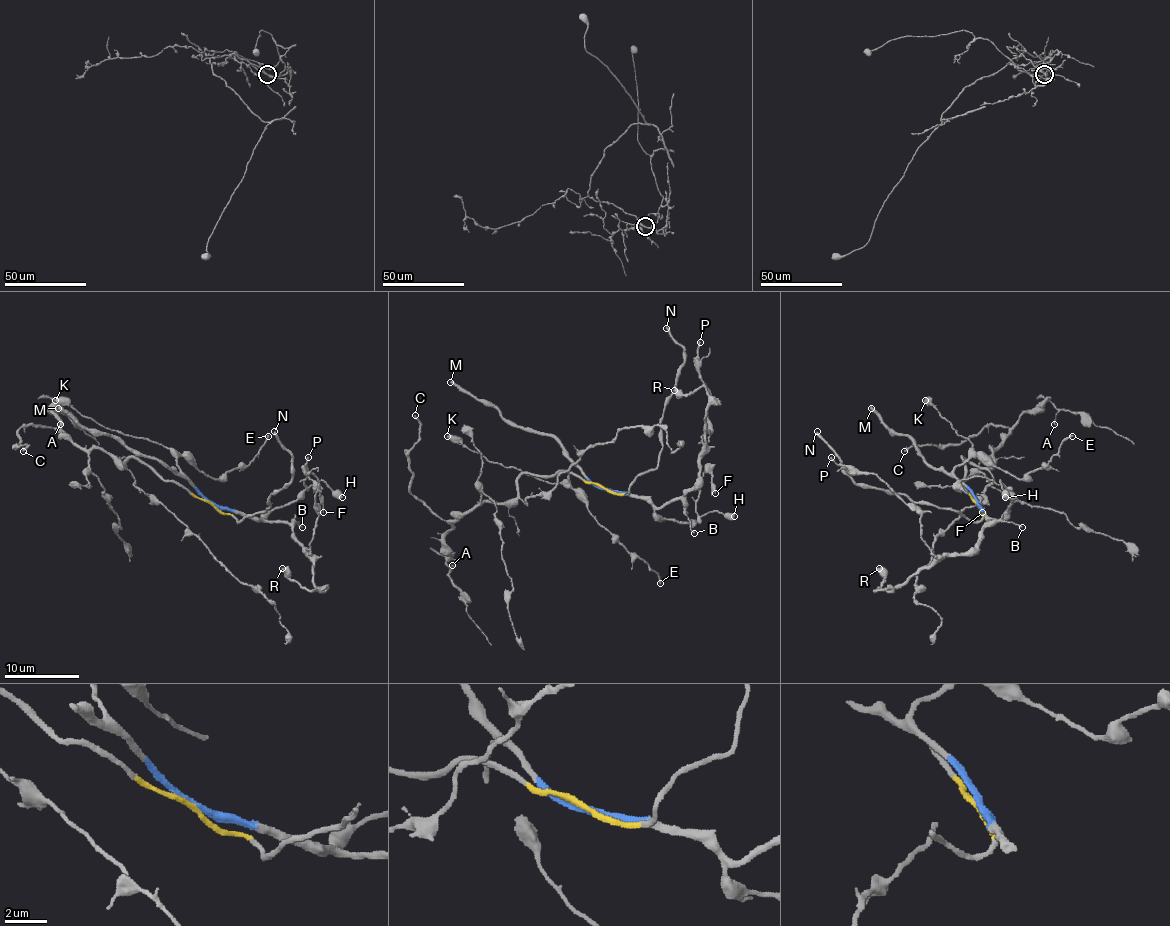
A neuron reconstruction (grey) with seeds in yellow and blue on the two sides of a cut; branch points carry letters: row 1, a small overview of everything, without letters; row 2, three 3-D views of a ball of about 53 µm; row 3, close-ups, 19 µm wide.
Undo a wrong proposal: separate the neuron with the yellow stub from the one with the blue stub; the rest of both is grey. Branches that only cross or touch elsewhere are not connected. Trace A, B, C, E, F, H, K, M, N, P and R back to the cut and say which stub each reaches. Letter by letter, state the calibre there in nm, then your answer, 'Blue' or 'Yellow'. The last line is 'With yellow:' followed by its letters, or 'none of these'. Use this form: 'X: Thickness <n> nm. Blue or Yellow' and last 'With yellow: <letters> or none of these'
A: Thickness 120 nm. Yellow
B: Thickness 140 nm. Blue
C: Thickness 220 nm. Yellow
E: Thickness 200 nm. Blue
F: Thickness 90 nm. Blue
H: Thickness 650 nm. Blue
K: Thickness 500 nm. Blue
M: Thickness 320 nm. Blue
N: Thickness 260 nm. Yellow
P: Thickness 160 nm. Blue
R: Thickness 600 nm. Blue
With yellow: A, C, N

